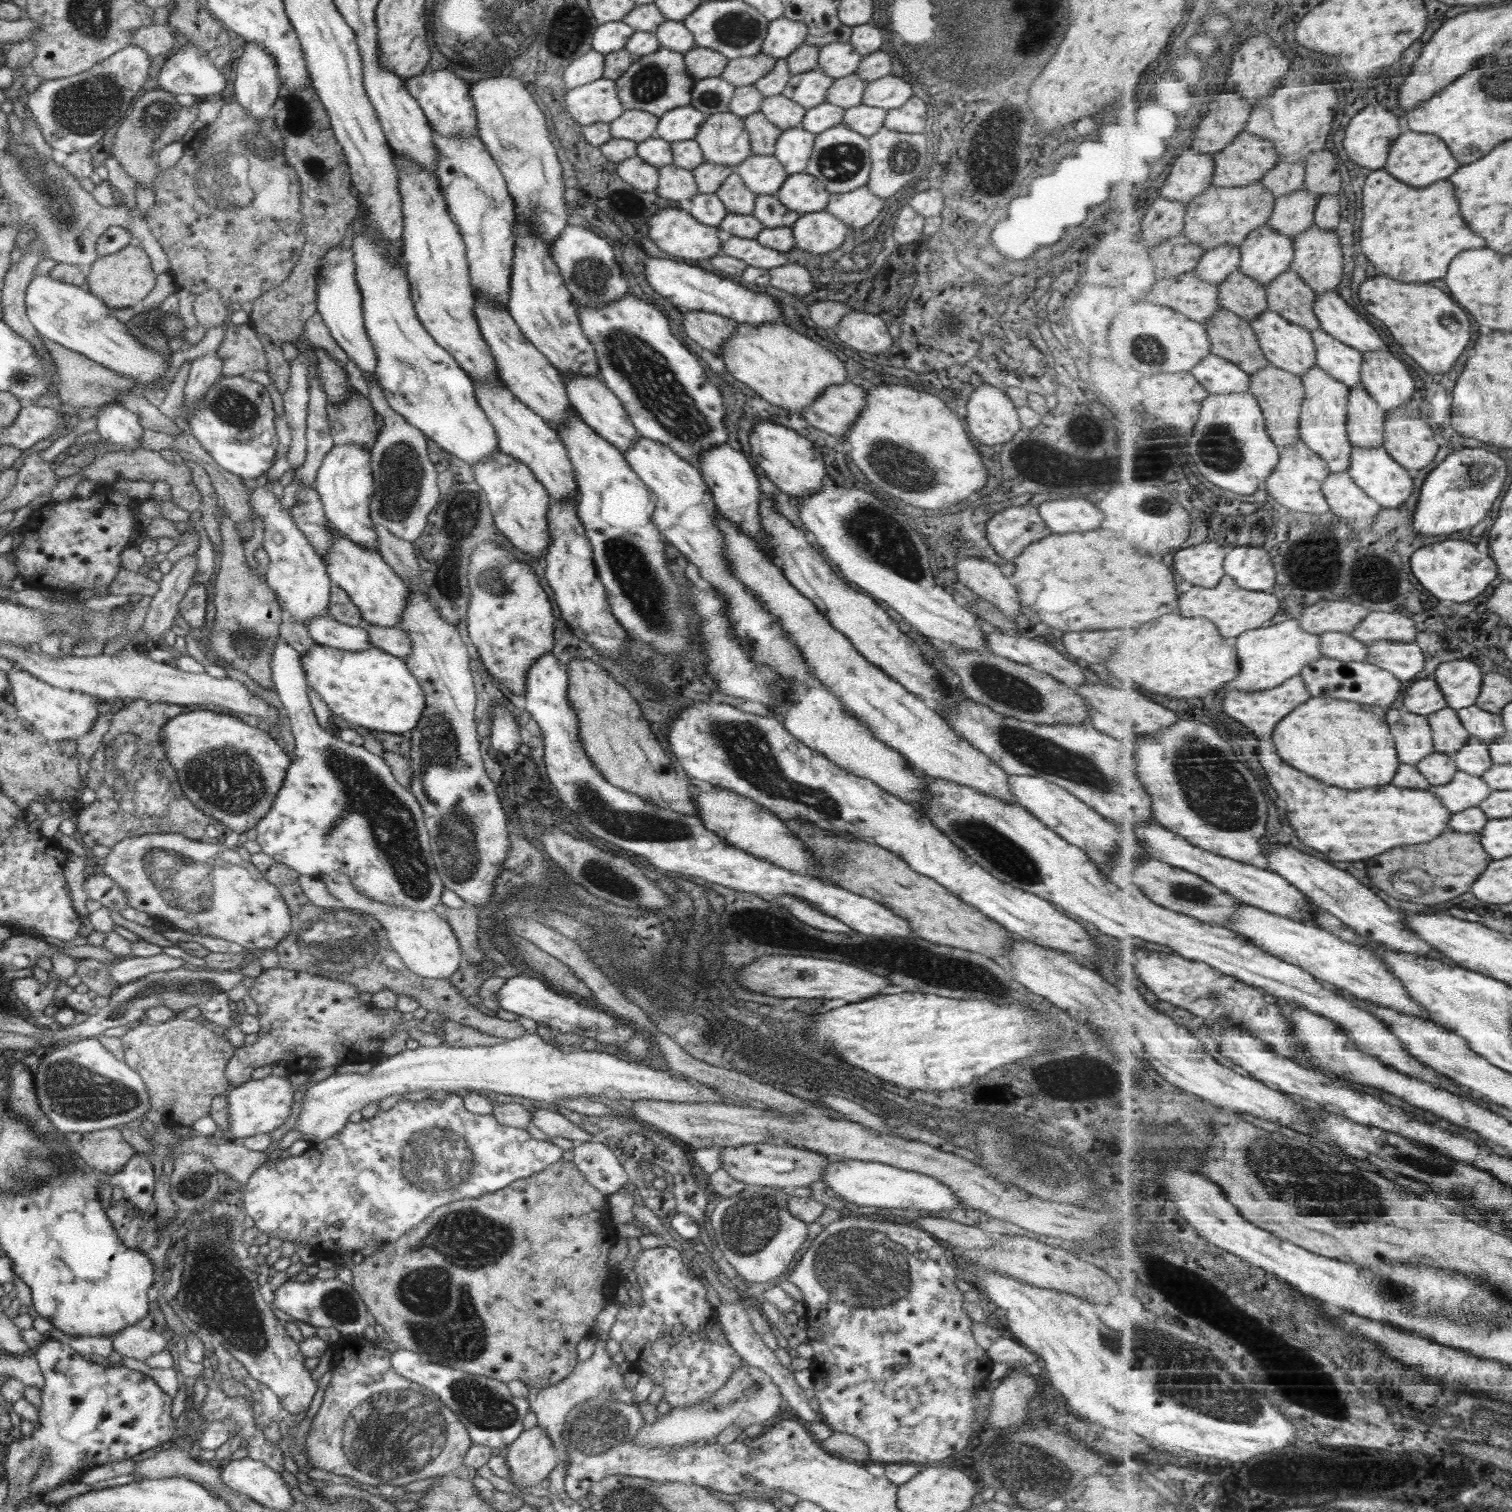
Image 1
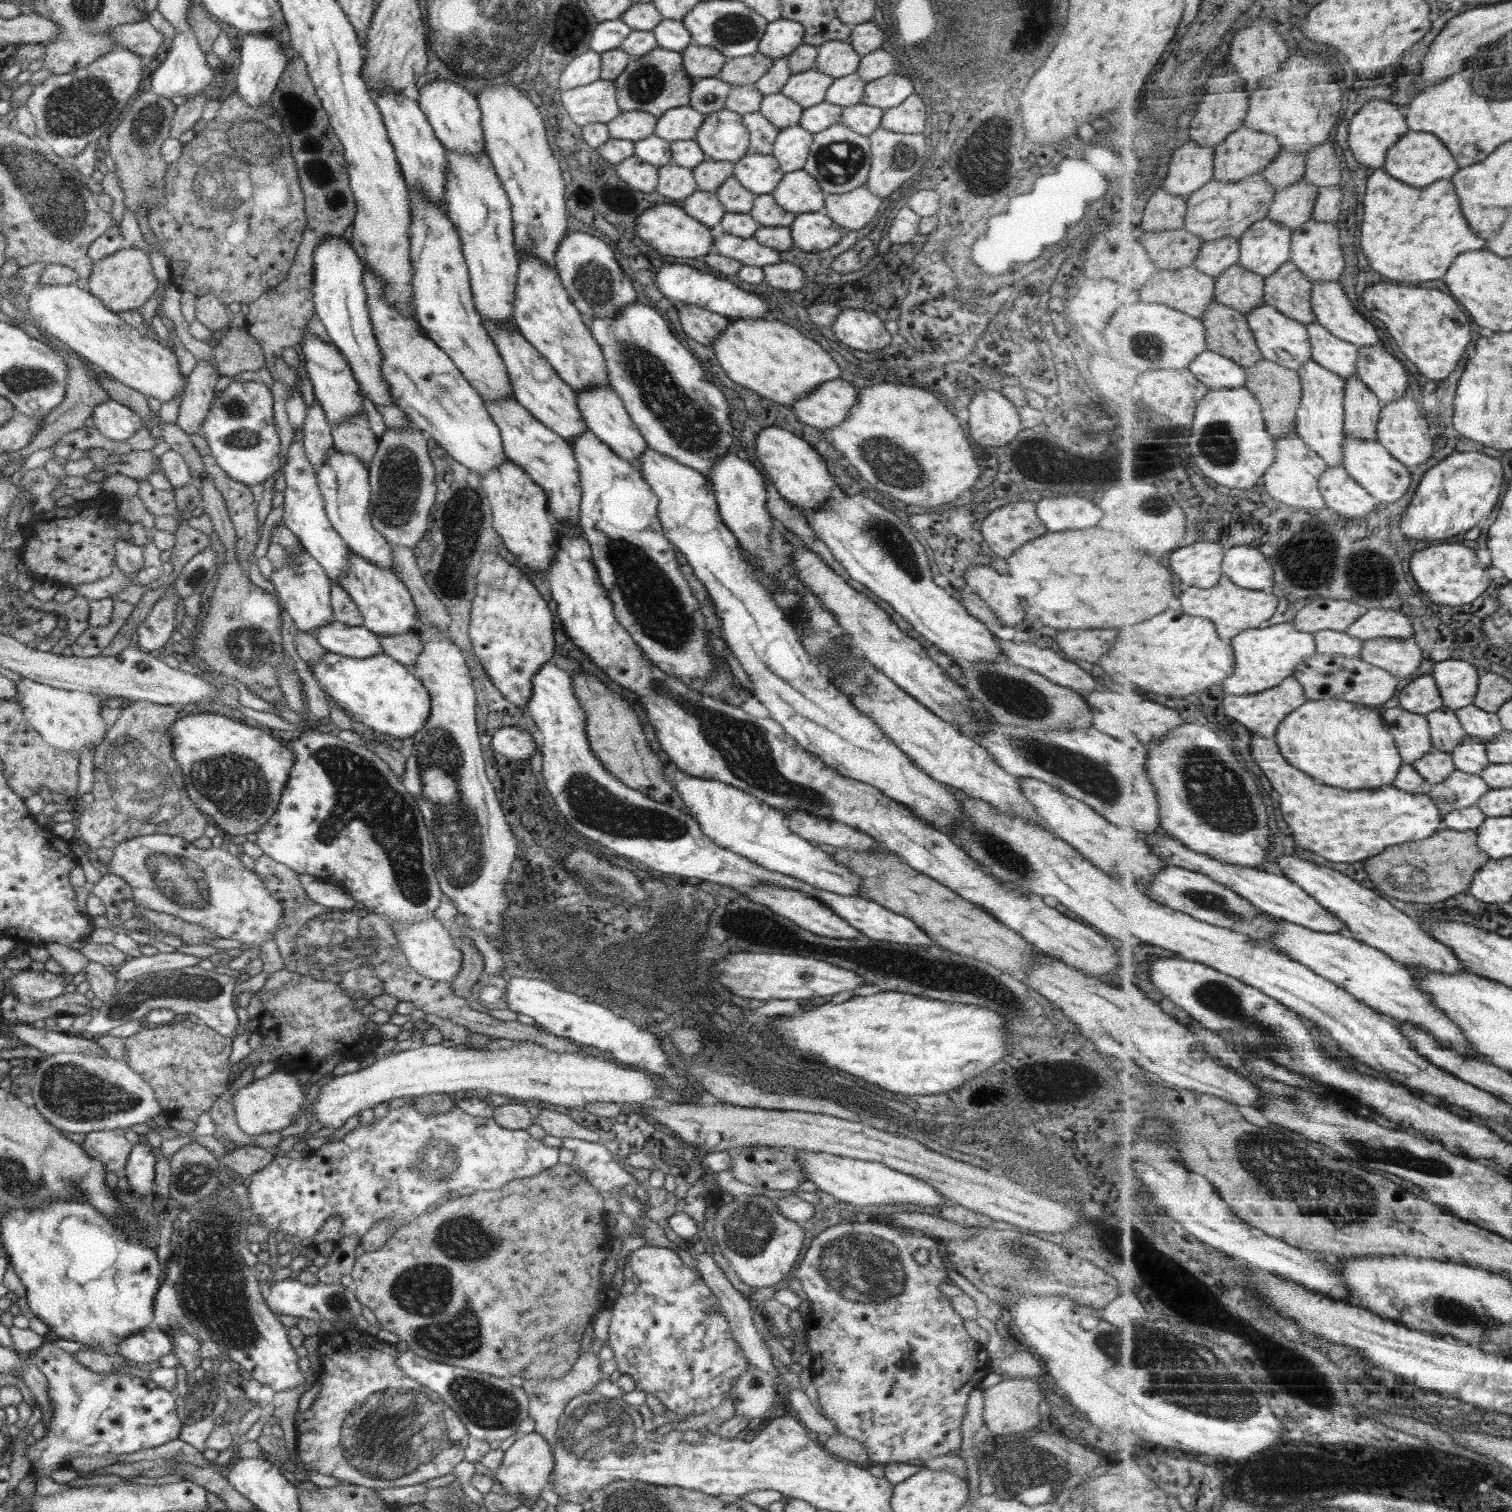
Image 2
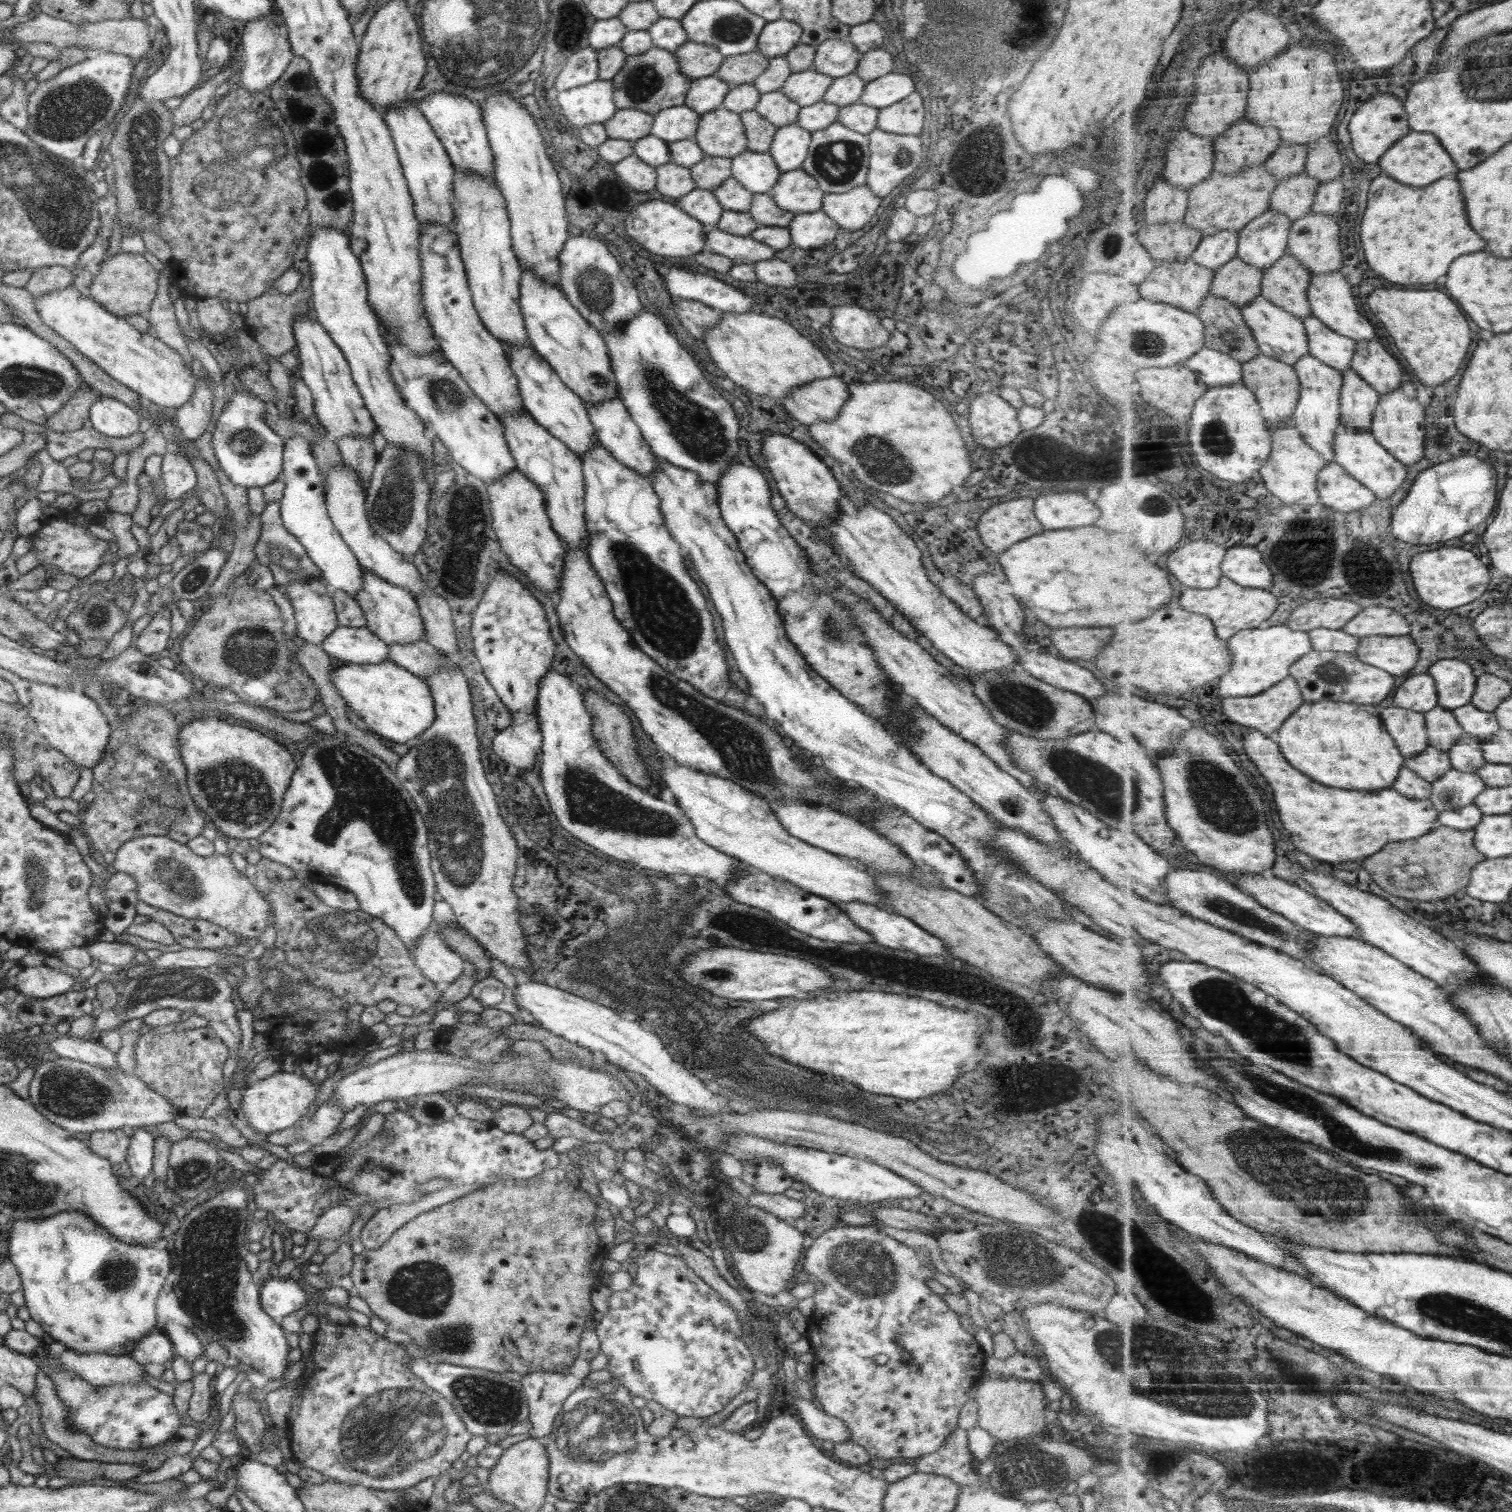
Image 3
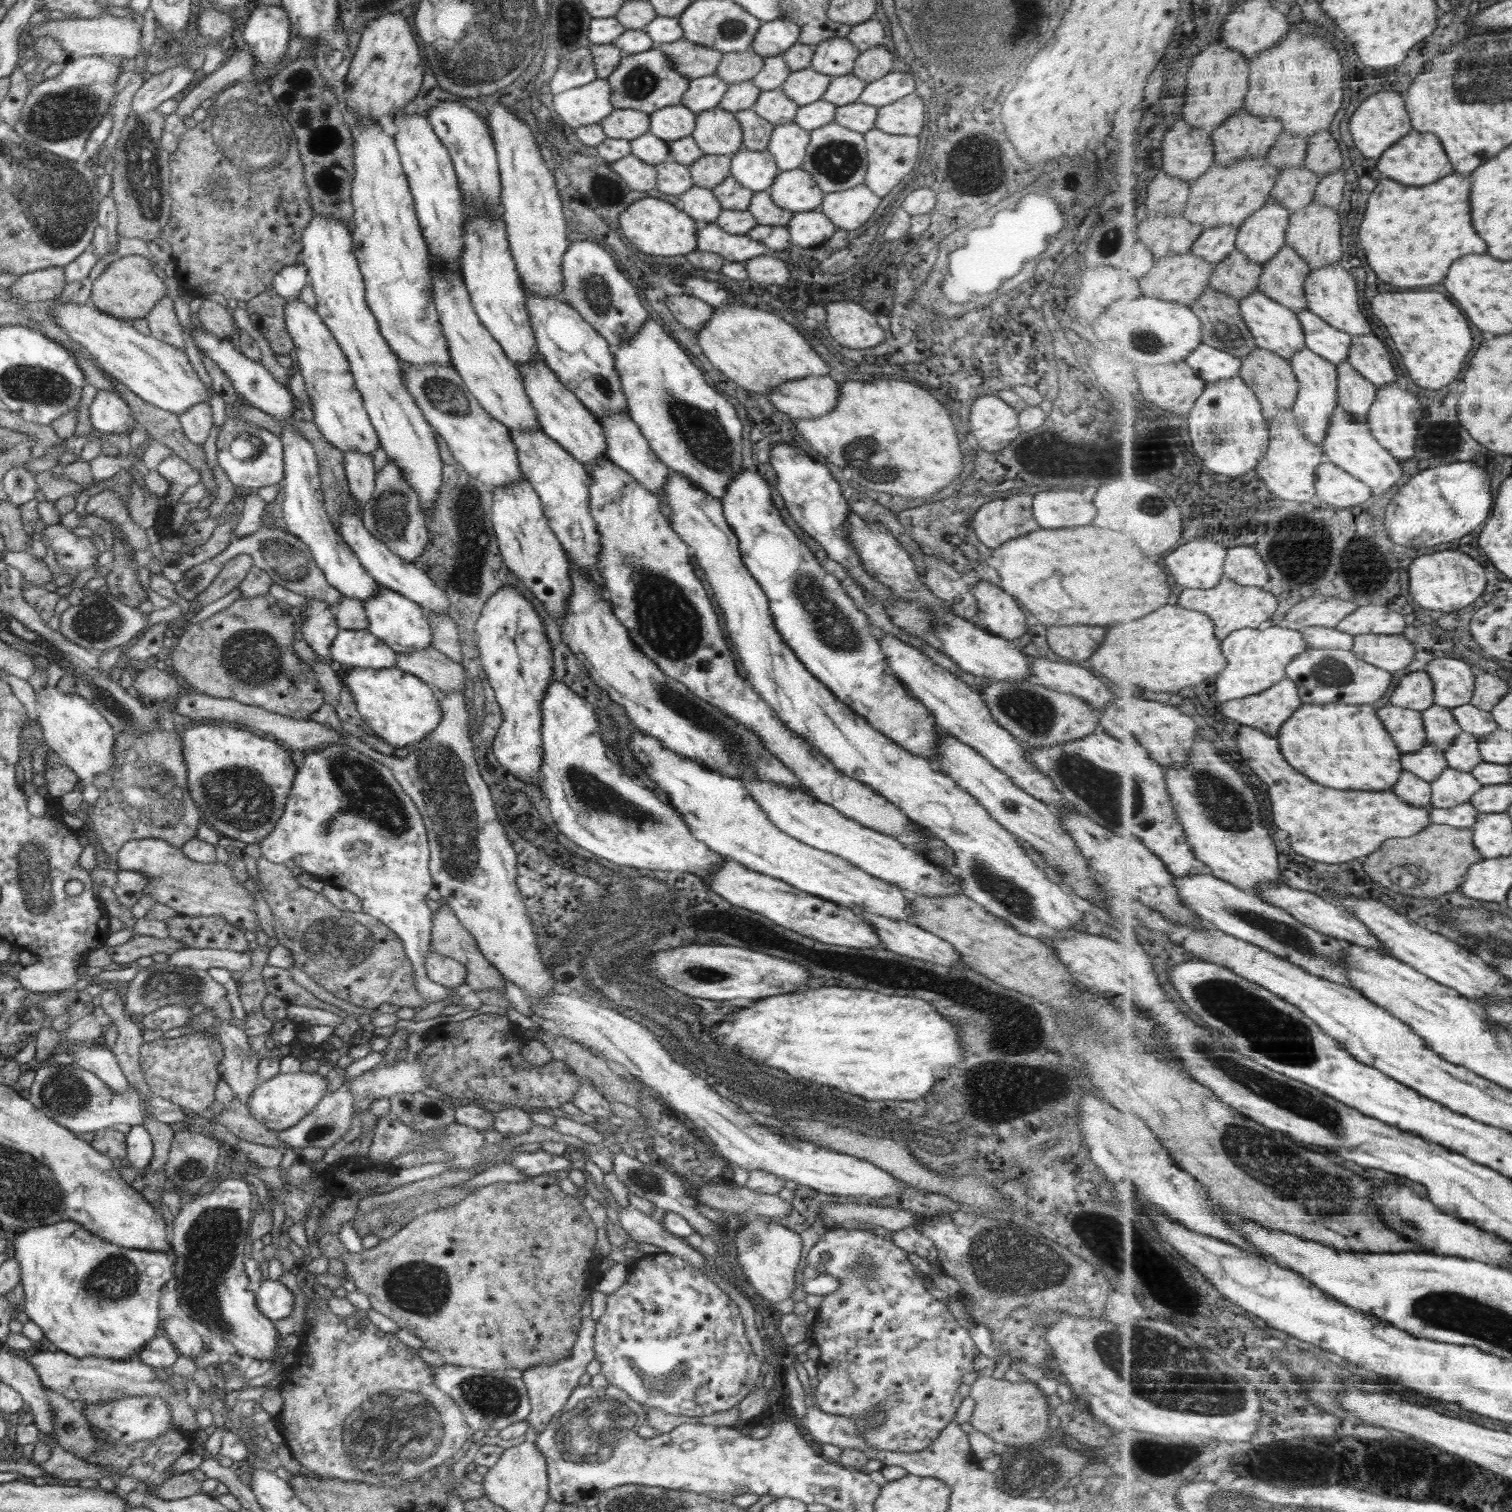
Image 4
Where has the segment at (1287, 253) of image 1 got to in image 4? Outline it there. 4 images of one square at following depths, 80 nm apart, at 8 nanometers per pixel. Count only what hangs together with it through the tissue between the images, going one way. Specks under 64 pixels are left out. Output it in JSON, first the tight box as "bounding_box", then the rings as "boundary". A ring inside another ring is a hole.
{"bounding_box":[1237,198,1292,265],"boundary":[[[1270,198],[1260,212],[1240,227],[1237,248],[1253,261],[1265,265],[1288,245],[1287,232],[1292,214],[1285,204]]]}

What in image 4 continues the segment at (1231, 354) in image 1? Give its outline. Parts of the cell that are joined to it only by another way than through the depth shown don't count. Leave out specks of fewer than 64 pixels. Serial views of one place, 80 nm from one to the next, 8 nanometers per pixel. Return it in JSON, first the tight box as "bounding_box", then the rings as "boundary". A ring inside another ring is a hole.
{"bounding_box":[1191,286,1260,358],"boundary":[[[1210,286],[1207,291],[1191,306],[1196,314],[1203,320],[1204,343],[1213,347],[1224,349],[1226,352],[1234,353],[1237,357],[1246,358],[1260,346],[1254,333],[1243,317],[1241,301],[1228,293],[1220,292]]]}

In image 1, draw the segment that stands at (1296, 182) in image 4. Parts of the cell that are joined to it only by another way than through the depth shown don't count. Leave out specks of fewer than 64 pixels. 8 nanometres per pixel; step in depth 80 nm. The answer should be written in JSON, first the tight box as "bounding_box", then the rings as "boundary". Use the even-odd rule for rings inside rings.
{"bounding_box":[1270,186,1320,240],"boundary":[[[1305,186],[1277,199],[1270,225],[1278,232],[1291,236],[1293,240],[1316,225],[1316,212],[1320,196]]]}

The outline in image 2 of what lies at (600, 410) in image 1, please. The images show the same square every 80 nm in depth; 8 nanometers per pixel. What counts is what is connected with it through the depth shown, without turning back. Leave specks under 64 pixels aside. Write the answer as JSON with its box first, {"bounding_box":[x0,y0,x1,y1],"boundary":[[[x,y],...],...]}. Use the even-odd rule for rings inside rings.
{"bounding_box":[574,386,649,466],"boundary":[[[589,386],[583,390],[574,390],[577,396],[577,405],[582,413],[587,428],[594,436],[597,436],[604,444],[610,447],[622,460],[626,460],[633,466],[639,462],[639,456],[649,447],[644,437],[637,429],[636,423],[630,418],[624,408],[622,399],[612,388],[605,386]]]}

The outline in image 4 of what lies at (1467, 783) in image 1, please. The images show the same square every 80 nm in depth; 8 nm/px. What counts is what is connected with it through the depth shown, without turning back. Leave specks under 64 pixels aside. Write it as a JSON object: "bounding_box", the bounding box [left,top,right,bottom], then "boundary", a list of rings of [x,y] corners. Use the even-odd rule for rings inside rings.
{"bounding_box":[1433,767,1482,808],"boundary":[[[1450,767],[1433,783],[1434,807],[1452,808],[1471,802],[1472,797],[1482,790],[1482,784],[1471,772]]]}

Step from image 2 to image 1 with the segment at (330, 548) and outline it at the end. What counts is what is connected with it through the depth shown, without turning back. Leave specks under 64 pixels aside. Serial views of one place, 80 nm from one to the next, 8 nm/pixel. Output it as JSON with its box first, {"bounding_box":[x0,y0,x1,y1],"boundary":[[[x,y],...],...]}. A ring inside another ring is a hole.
{"bounding_box":[289,487,332,558],"boundary":[[[304,487],[296,496],[297,501],[289,508],[289,513],[316,553],[324,558],[332,547],[332,533],[327,525],[320,495],[314,489]]]}

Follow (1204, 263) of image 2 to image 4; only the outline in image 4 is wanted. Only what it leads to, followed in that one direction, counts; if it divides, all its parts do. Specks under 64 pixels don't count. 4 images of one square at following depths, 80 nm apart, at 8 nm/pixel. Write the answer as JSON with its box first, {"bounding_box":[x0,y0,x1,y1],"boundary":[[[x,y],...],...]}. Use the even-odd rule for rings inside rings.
{"bounding_box":[1193,225,1240,265],"boundary":[[[1234,225],[1205,229],[1204,234],[1194,244],[1193,253],[1217,265],[1238,249],[1239,234],[1240,228]]]}

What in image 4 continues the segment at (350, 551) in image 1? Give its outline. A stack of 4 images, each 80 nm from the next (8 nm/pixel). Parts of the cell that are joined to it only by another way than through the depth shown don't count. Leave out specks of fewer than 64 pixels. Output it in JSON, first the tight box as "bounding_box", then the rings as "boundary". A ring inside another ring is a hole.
{"bounding_box":[361,585,432,653],"boundary":[[[378,585],[378,591],[375,596],[361,602],[366,612],[365,616],[369,620],[367,629],[395,653],[414,652],[431,646],[432,629],[426,618],[426,612],[418,604],[382,585]]]}

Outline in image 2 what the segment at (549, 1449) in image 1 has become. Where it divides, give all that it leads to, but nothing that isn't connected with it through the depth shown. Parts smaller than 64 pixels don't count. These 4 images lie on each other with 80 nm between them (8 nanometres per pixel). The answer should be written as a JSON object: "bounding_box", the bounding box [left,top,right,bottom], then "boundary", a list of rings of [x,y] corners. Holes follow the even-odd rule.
{"bounding_box":[495,1431,553,1508],"boundary":[[[535,1431],[530,1434],[524,1433],[518,1436],[518,1439],[506,1452],[503,1452],[503,1462],[499,1470],[495,1471],[495,1478],[507,1490],[507,1496],[520,1501],[524,1499],[523,1505],[532,1508],[540,1495],[540,1491],[549,1486],[553,1464],[553,1452],[547,1440],[536,1434]]]}

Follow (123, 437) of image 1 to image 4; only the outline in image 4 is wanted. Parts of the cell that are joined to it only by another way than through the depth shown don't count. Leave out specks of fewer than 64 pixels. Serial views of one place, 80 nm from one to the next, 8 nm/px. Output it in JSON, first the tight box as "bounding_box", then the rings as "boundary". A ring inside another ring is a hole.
{"bounding_box":[89,390,138,434],"boundary":[[[99,390],[89,411],[93,427],[104,434],[122,434],[138,427],[130,407],[112,391]]]}

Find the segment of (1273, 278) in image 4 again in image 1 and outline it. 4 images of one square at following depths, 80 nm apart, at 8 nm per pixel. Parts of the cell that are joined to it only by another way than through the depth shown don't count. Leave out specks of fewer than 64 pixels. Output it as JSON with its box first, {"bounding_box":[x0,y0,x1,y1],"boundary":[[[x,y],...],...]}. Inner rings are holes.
{"bounding_box":[1267,267,1323,331],"boundary":[[[1292,267],[1274,283],[1268,285],[1267,292],[1273,311],[1312,331],[1323,328],[1315,311],[1315,304],[1319,300],[1318,293]]]}

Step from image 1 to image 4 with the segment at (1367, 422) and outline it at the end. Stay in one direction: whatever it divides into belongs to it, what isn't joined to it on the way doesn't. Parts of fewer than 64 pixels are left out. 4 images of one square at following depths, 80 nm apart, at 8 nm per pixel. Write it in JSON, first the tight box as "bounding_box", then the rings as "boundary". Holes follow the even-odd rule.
{"bounding_box":[1339,361,1379,423],"boundary":[[[1350,361],[1342,363],[1339,367],[1339,404],[1349,413],[1352,413],[1361,423],[1369,420],[1371,410],[1379,395],[1375,382],[1367,377]]]}

